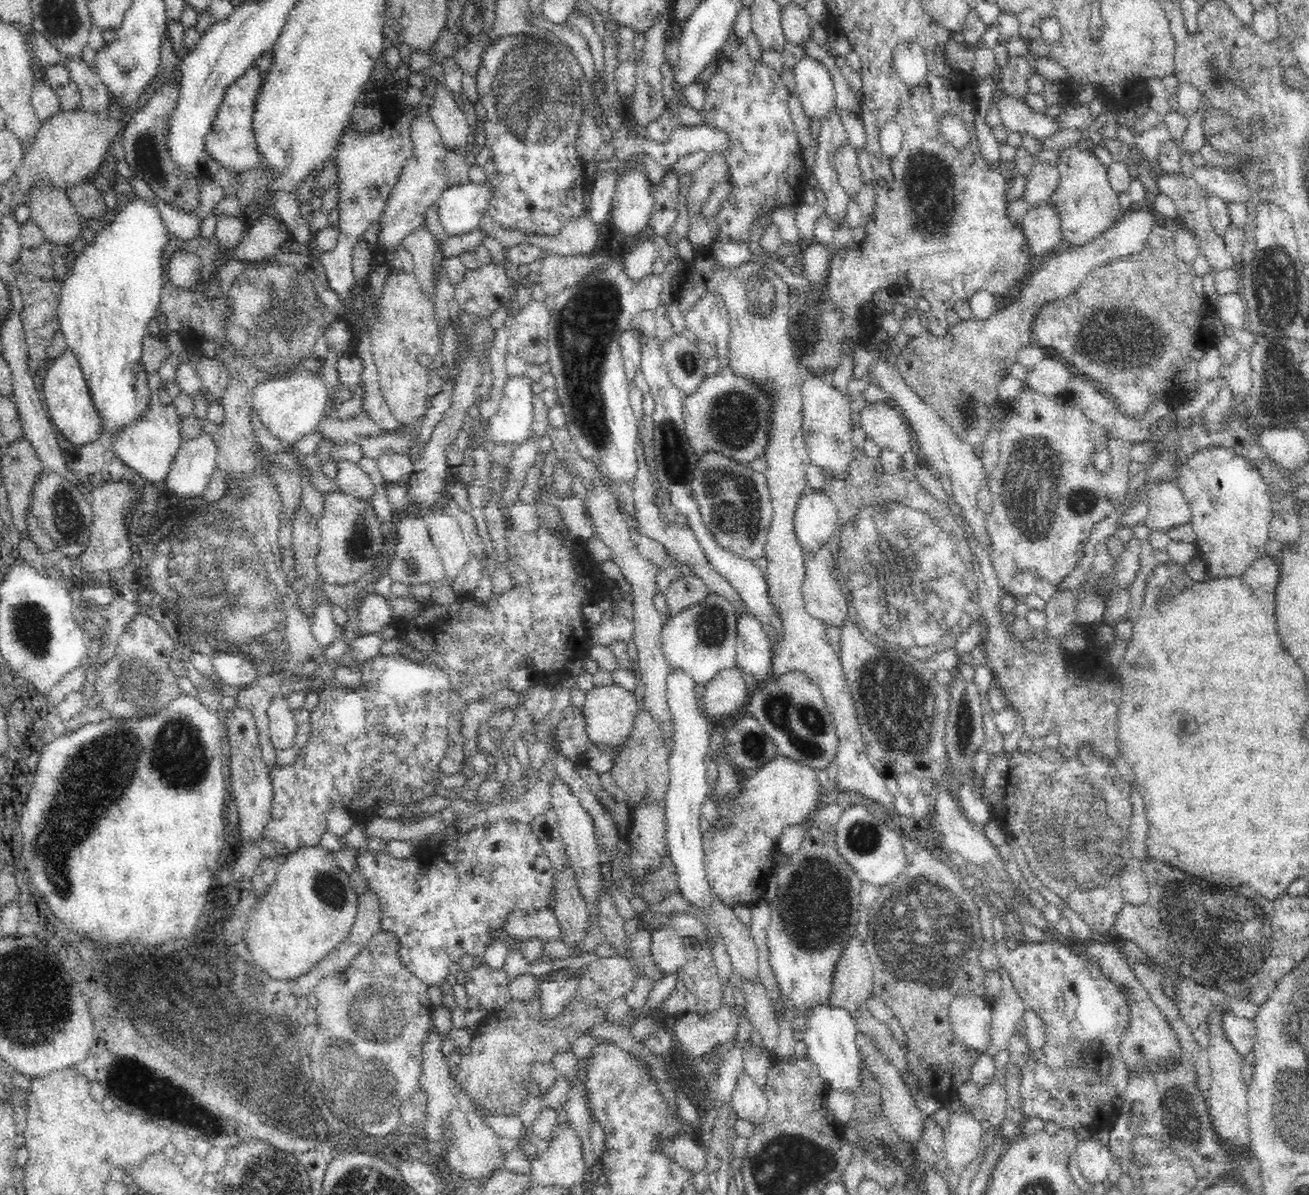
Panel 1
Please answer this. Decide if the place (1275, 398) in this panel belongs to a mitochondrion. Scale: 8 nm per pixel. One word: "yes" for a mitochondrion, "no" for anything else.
yes

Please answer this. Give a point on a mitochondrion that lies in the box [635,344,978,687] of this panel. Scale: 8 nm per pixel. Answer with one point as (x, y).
(916, 595)

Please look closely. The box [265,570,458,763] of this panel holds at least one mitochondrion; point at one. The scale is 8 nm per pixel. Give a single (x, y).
(382, 735)

